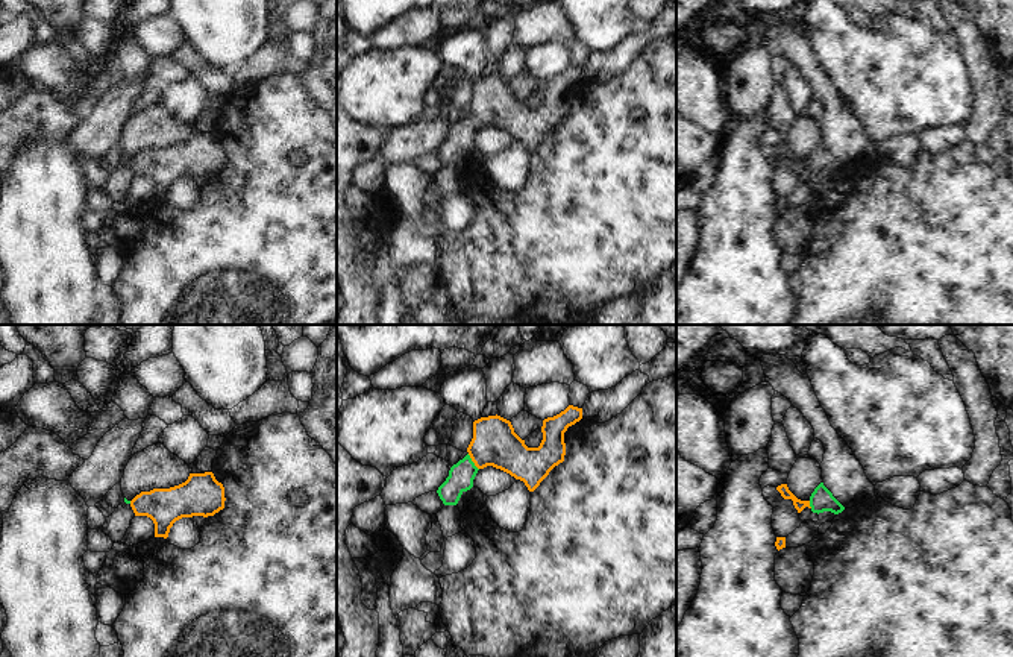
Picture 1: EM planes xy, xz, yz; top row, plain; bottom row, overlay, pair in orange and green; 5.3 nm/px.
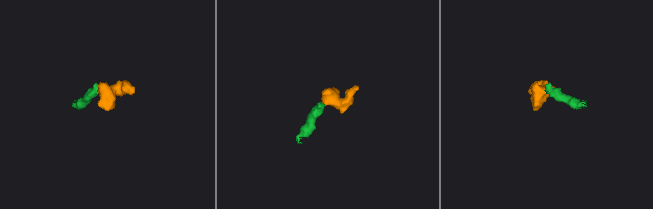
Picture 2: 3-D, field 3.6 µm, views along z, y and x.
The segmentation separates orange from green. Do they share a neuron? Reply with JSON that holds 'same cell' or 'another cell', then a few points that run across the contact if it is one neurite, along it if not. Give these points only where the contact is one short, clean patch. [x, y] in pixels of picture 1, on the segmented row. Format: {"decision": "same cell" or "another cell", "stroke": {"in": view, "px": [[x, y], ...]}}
{"decision": "same cell", "stroke": {"in": "xz", "px": [[495, 443], [472, 460], [461, 475]]}}

